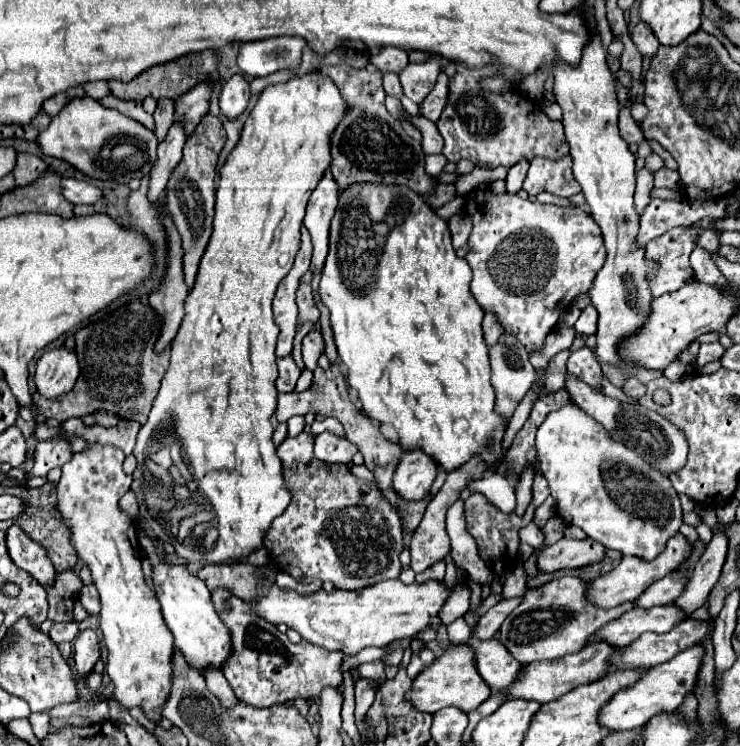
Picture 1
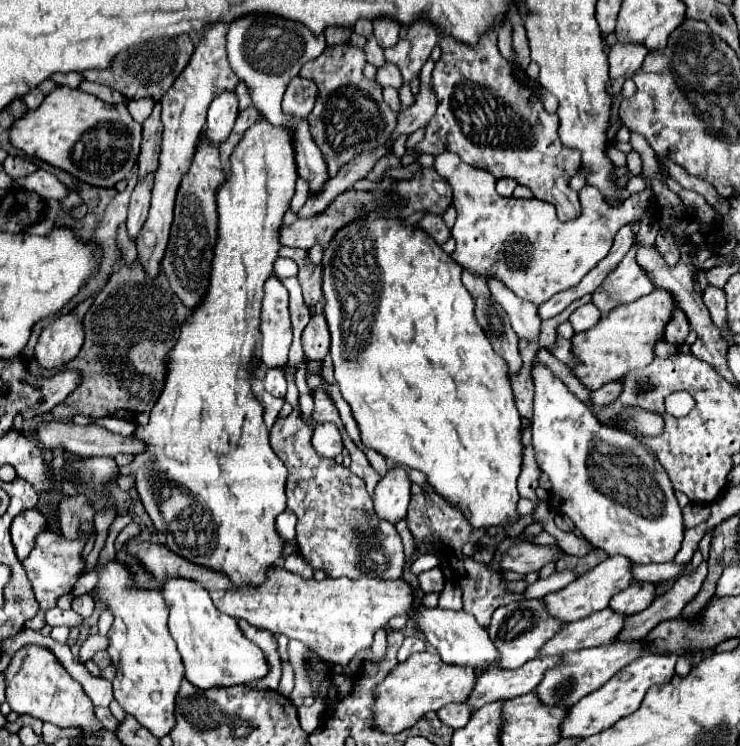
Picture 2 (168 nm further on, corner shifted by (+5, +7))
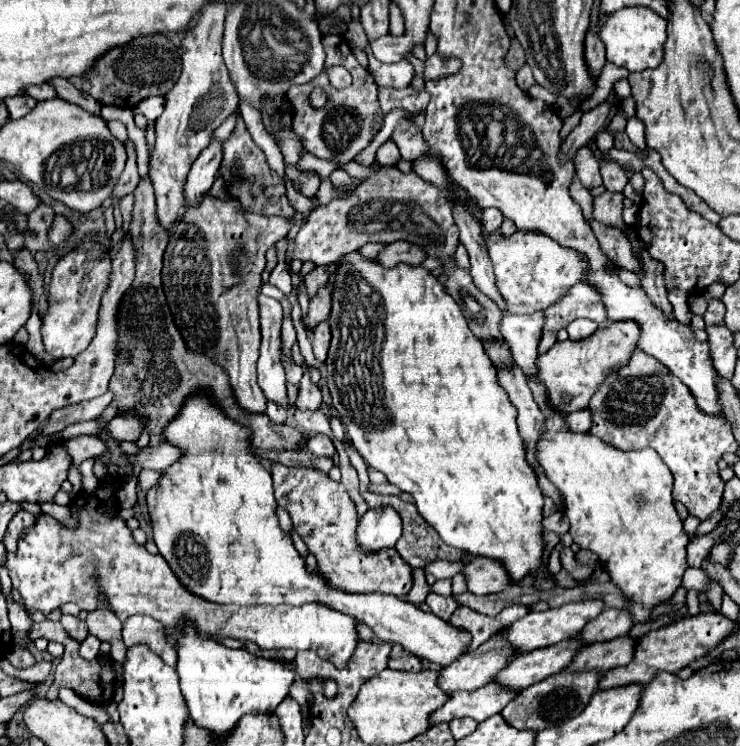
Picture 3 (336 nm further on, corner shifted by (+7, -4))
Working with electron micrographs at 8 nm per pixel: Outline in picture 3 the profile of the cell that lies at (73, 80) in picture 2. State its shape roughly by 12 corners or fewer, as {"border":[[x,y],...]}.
{"border":[[50,84],[28,88],[28,96],[36,100],[56,98]]}

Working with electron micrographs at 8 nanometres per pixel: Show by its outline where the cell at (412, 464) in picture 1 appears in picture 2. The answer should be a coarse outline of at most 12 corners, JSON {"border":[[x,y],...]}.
{"border":[[402,467],[376,485],[374,513],[398,523],[406,517],[410,481]]}

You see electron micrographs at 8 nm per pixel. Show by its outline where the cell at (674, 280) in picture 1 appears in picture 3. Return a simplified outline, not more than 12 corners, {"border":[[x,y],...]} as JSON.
{"border":[[576,284],[546,310],[540,354],[576,318],[610,324],[600,292]]}

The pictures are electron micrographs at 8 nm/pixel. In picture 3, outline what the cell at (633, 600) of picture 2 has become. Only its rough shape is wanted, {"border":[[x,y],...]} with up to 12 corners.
{"border":[[618,608],[590,620],[582,638],[586,644],[624,636],[632,616]]}

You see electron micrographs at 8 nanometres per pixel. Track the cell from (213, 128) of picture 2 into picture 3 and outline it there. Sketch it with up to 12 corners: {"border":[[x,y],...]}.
{"border":[[212,140],[190,168],[184,194],[190,206],[216,180],[222,142]]}

